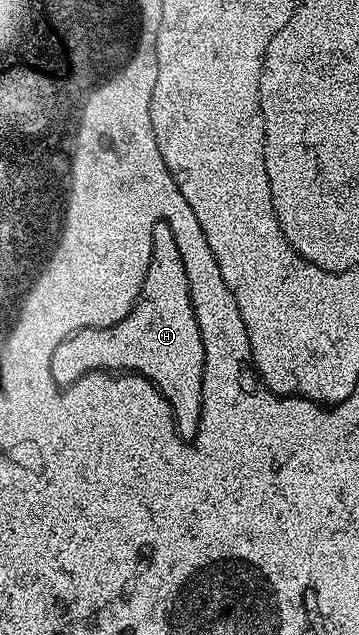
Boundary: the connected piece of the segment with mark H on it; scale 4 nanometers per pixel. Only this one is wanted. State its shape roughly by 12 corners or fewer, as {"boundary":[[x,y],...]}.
{"boundary":[[153,226],[131,311],[82,328],[51,377],[144,376],[199,433],[205,350],[179,237]]}

